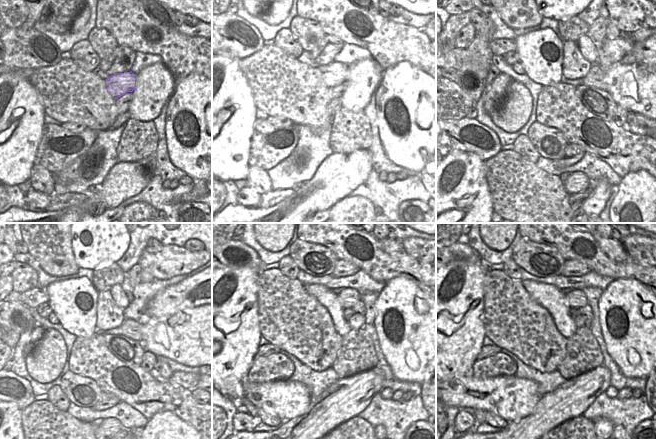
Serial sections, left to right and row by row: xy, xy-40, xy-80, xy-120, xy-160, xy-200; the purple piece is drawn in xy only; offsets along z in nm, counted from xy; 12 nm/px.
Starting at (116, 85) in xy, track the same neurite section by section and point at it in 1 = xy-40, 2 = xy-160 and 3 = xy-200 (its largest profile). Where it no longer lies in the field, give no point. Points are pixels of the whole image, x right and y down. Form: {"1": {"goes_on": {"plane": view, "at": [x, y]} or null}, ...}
{"1": {"goes_on": {"plane": "xy-40", "at": [340, 85]}}, "2": {"goes_on": {"plane": "xy-160", "at": [348, 297]}}, "3": {"goes_on": {"plane": "xy-200", "at": [576, 298]}}}

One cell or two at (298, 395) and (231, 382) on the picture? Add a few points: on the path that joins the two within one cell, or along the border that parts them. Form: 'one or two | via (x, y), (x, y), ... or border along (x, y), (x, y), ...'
two | border along (247, 381), (244, 383), (245, 398)

